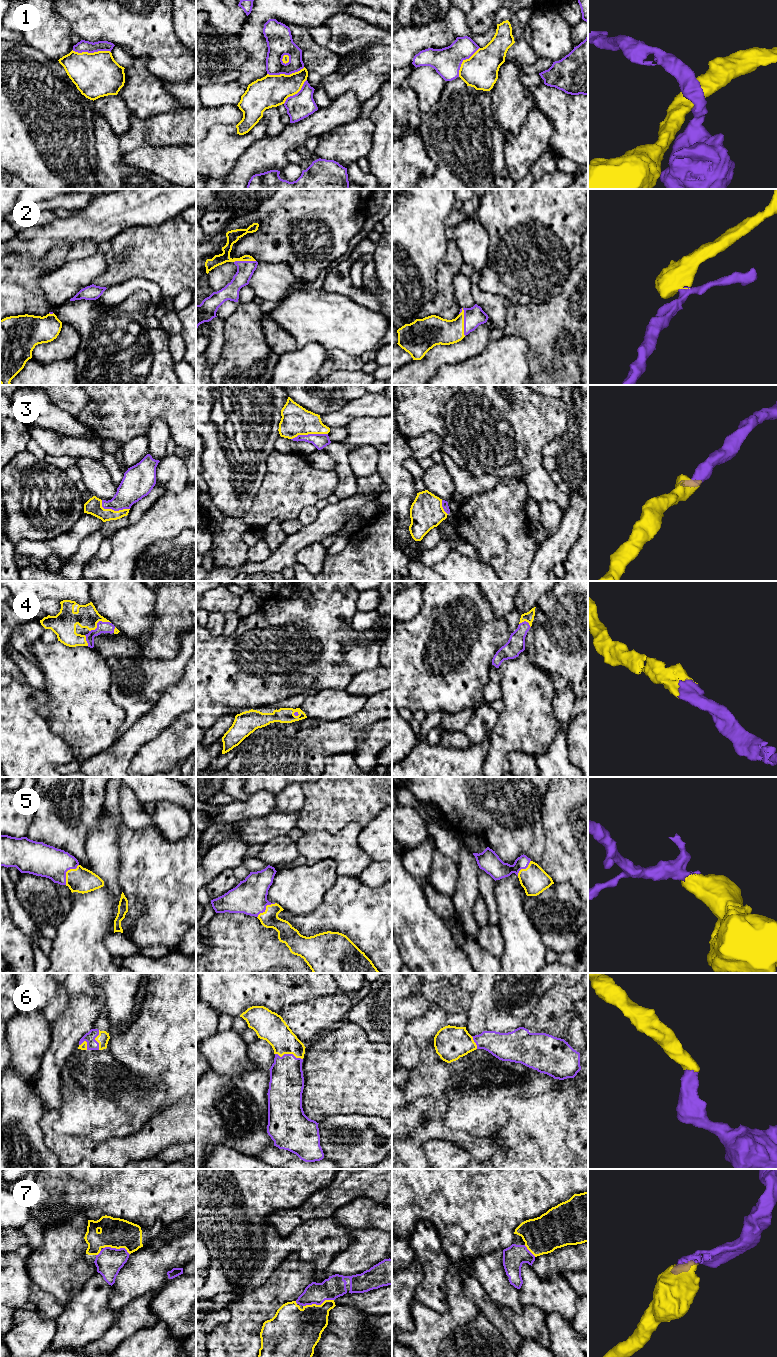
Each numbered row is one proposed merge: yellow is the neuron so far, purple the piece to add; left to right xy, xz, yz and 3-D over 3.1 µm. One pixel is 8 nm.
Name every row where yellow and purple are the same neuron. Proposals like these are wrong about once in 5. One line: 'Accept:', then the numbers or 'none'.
Accept: 2, 3, 4, 5, 6, 7

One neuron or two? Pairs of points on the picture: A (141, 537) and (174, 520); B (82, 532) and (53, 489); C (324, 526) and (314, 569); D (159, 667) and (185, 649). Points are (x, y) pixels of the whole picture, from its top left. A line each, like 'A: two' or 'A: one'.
A: one
B: two
C: two
D: one

